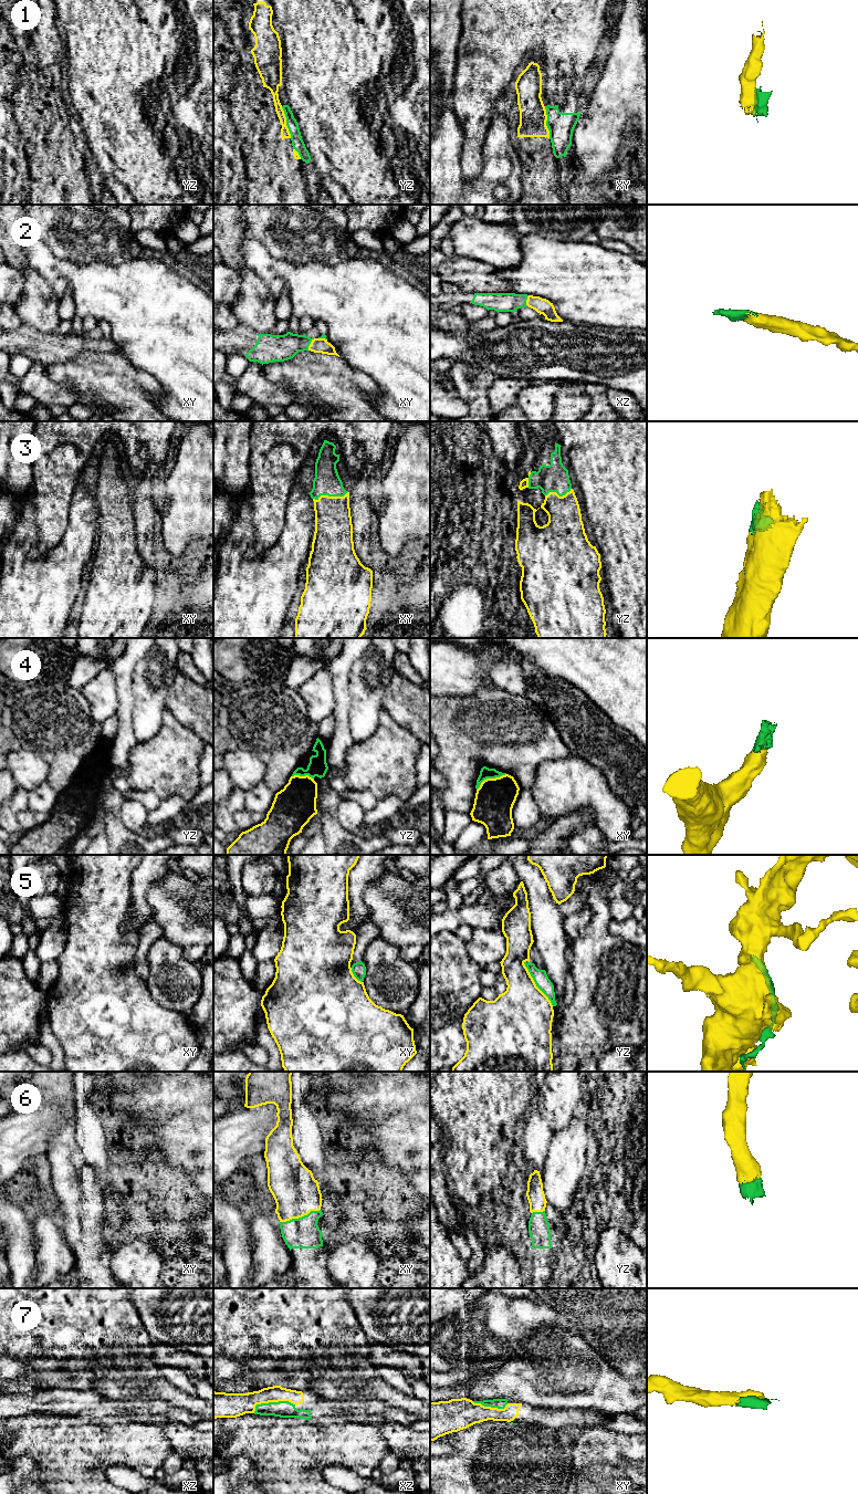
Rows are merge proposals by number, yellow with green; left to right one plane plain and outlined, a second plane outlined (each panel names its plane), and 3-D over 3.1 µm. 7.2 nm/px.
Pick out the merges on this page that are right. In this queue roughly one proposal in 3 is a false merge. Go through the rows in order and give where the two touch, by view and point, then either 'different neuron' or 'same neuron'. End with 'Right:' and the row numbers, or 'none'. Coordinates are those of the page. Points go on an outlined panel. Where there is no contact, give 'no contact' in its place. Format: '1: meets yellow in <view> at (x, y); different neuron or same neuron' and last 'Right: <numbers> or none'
1: meets yellow in yz at (285, 122); different neuron
2: meets yellow in xy at (310, 344); same neuron
3: meets yellow in xy at (330, 497); same neuron
4: meets yellow in xy at (490, 779); same neuron
5: meets yellow in yz at (534, 983); different neuron
6: meets yellow in xy at (300, 1216); same neuron
7: meets yellow in xz at (272, 1401); same neuron
Right: 2, 3, 4, 6, 7

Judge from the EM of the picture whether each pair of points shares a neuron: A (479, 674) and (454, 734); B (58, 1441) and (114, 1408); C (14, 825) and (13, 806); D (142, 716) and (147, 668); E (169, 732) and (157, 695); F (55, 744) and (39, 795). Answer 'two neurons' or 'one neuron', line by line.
A: two neurons
B: two neurons
C: one neuron
D: one neuron
E: two neurons
F: two neurons

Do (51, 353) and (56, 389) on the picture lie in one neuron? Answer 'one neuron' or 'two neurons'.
two neurons

